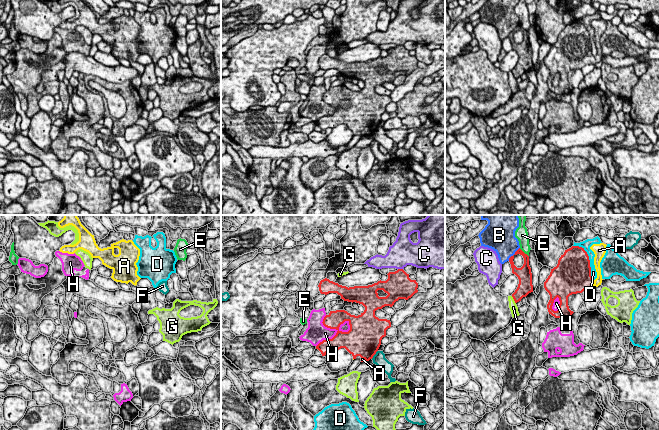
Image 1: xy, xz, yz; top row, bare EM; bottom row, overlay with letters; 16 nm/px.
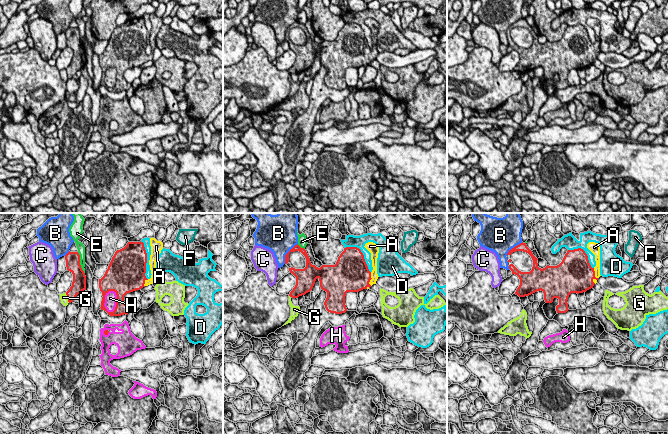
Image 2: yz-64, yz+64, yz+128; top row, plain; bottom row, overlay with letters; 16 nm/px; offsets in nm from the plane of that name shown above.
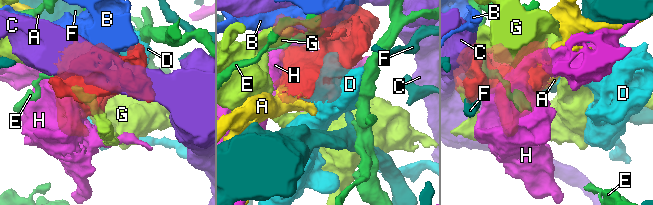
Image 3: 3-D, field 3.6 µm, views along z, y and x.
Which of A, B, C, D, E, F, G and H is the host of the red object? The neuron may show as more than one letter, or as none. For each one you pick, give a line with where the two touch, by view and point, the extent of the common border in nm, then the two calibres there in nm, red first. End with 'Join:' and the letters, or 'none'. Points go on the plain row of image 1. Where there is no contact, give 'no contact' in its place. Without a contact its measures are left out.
A: yz (593, 59) | 130 nm | 400/120 nm
Join: A

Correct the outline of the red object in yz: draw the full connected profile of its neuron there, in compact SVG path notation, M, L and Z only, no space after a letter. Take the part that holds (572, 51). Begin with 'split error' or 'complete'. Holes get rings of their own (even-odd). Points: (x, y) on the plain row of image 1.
split error; M600 19L590 23L595 30L594 41L597 48L595 56L591 52L590 36L584 24L572 22L565 26L557 42L551 45L550 51L544 58L544 64L550 71L547 80L549 90L560 95L571 93L574 88L569 85L568 73L601 61L603 55L600 38L606 29L606 22ZM557 73L560 80L558 86L554 87L552 82Z

